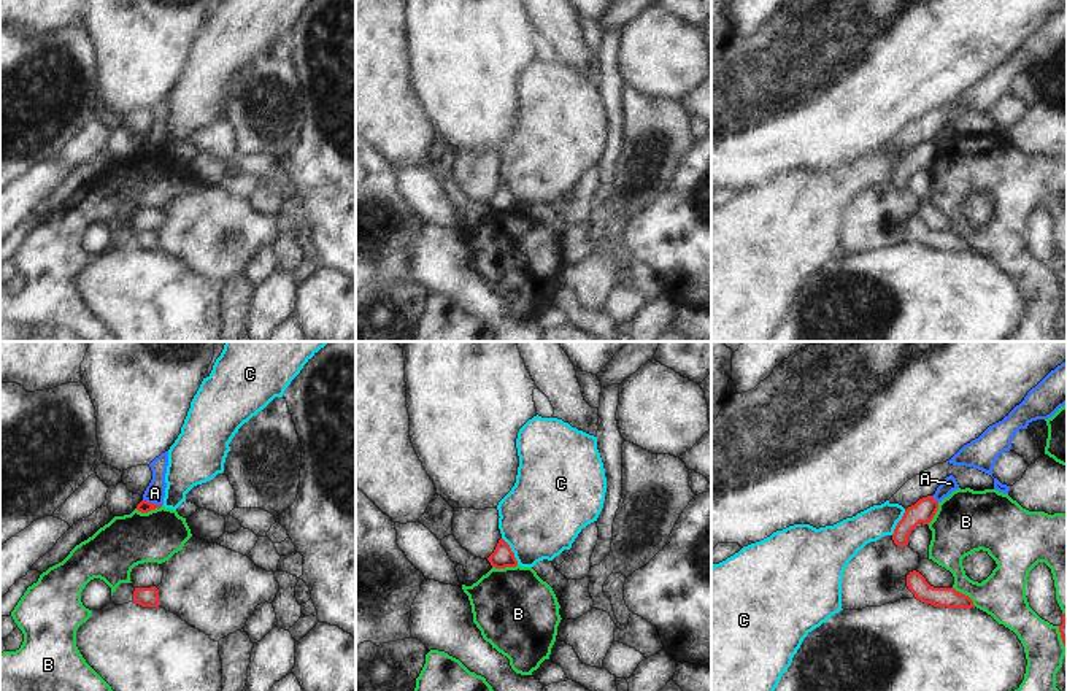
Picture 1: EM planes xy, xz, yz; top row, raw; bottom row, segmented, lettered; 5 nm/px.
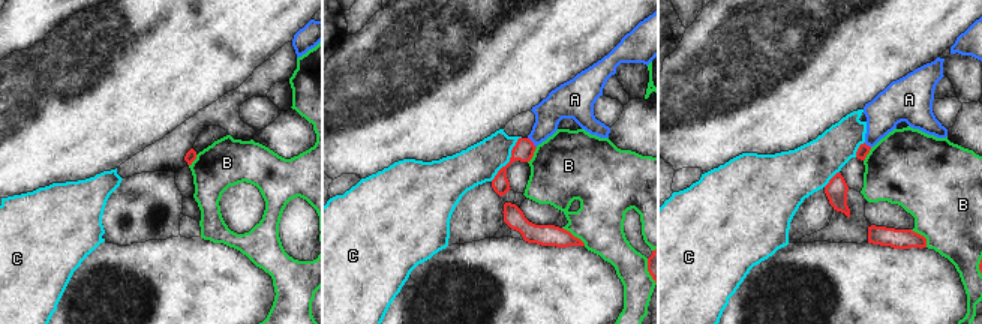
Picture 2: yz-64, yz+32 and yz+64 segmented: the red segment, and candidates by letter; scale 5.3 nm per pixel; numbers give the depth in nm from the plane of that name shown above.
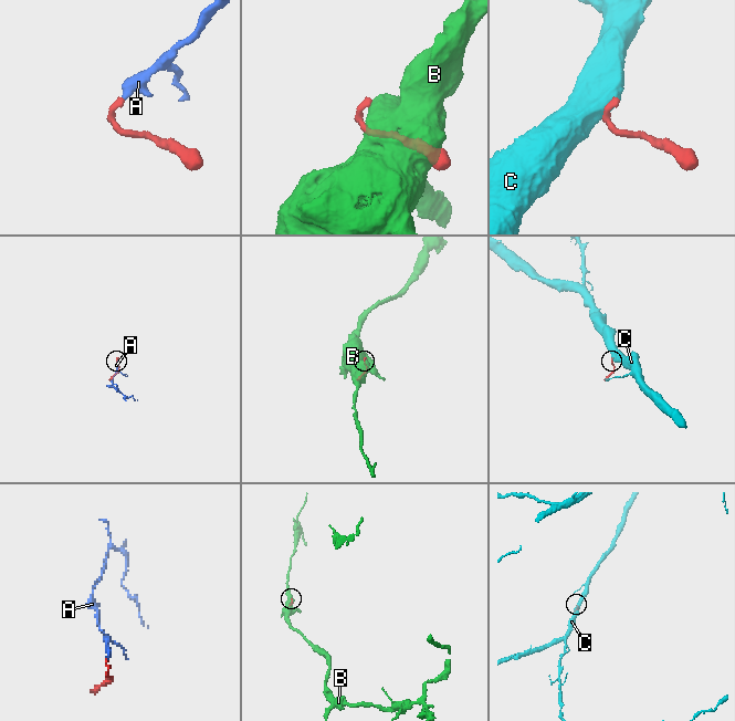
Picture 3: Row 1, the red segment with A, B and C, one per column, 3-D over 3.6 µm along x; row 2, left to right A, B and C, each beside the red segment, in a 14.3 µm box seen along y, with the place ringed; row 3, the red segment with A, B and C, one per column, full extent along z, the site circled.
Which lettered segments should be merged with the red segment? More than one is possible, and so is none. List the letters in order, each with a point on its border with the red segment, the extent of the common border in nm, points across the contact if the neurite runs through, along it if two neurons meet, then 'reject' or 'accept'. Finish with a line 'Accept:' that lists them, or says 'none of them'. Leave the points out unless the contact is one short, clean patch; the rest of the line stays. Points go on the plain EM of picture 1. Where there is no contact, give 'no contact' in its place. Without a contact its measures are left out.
A: xy (153, 148) | 100 nm | along xy (143, 143), (161, 150) | reject
B: xy (148, 154) | 140 nm | reject
C: xz (512, 196) | 170 nm | along xz (502, 181), (518, 208) | reject
Accept: none of them

